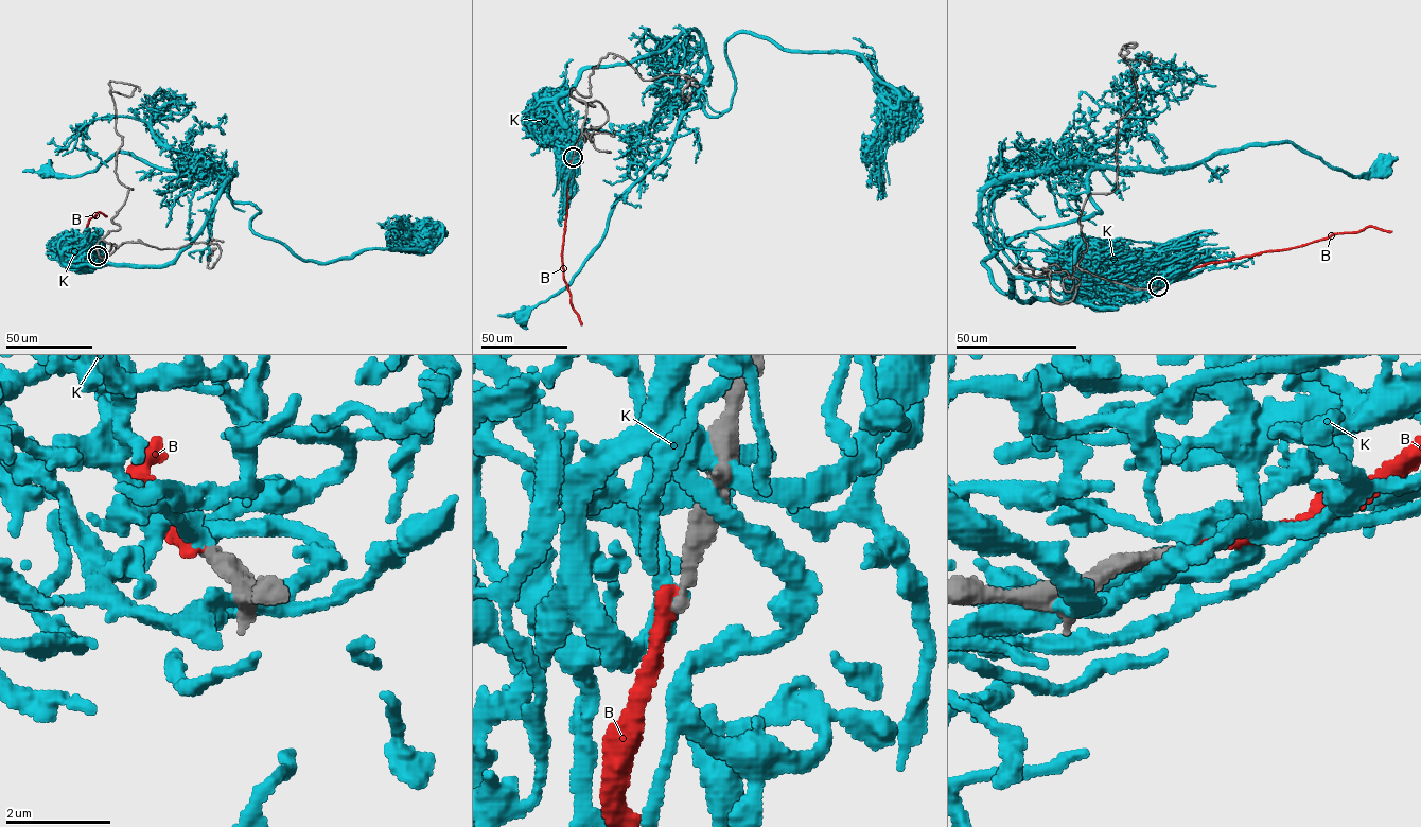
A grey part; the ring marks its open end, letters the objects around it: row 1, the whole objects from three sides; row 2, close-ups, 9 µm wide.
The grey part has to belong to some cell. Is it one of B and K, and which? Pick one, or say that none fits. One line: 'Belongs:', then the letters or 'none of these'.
Belongs: none of these

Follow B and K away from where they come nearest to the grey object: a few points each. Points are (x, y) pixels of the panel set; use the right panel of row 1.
B: (1157, 286), (1211, 262), (1287, 249), (1337, 233), (1358, 232), (1370, 226), (1391, 231)
K: (1157, 286), (1021, 300), (987, 242), (981, 194), (1066, 165), (1185, 169), (1290, 142), (1349, 175), (1382, 164)

